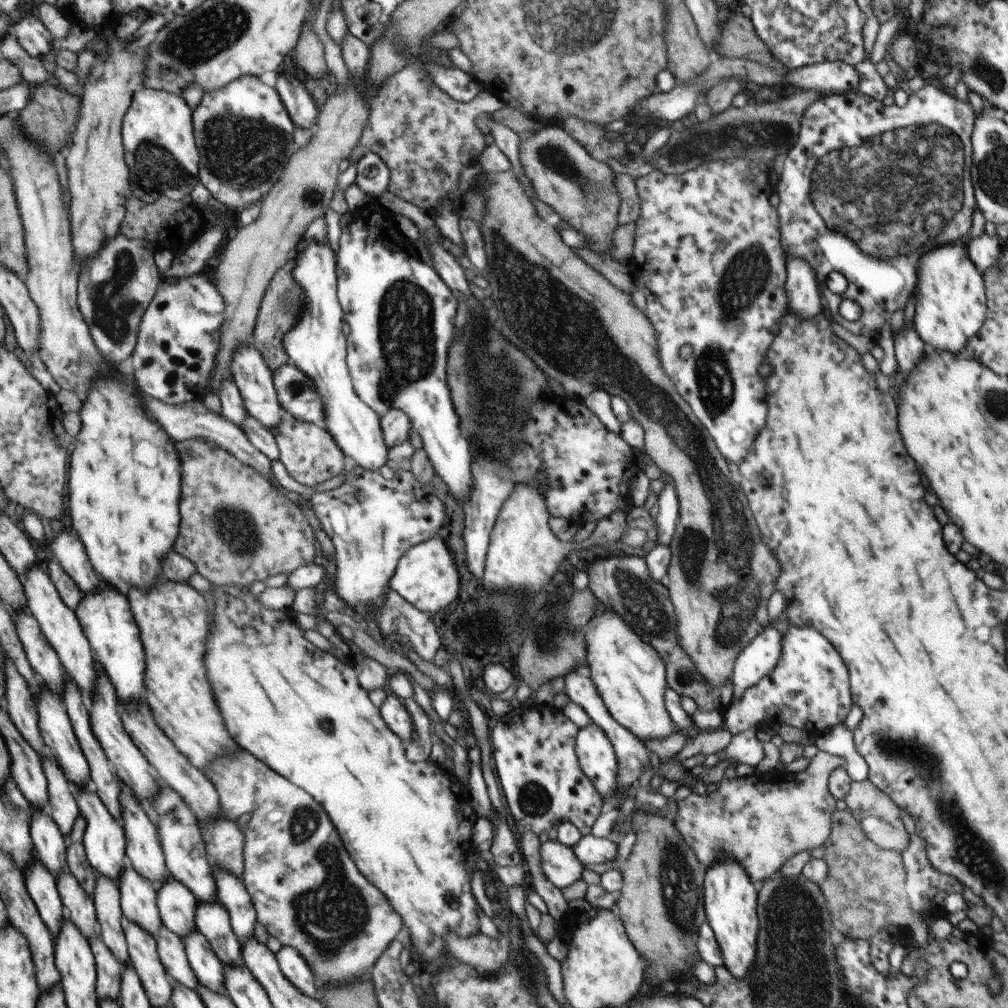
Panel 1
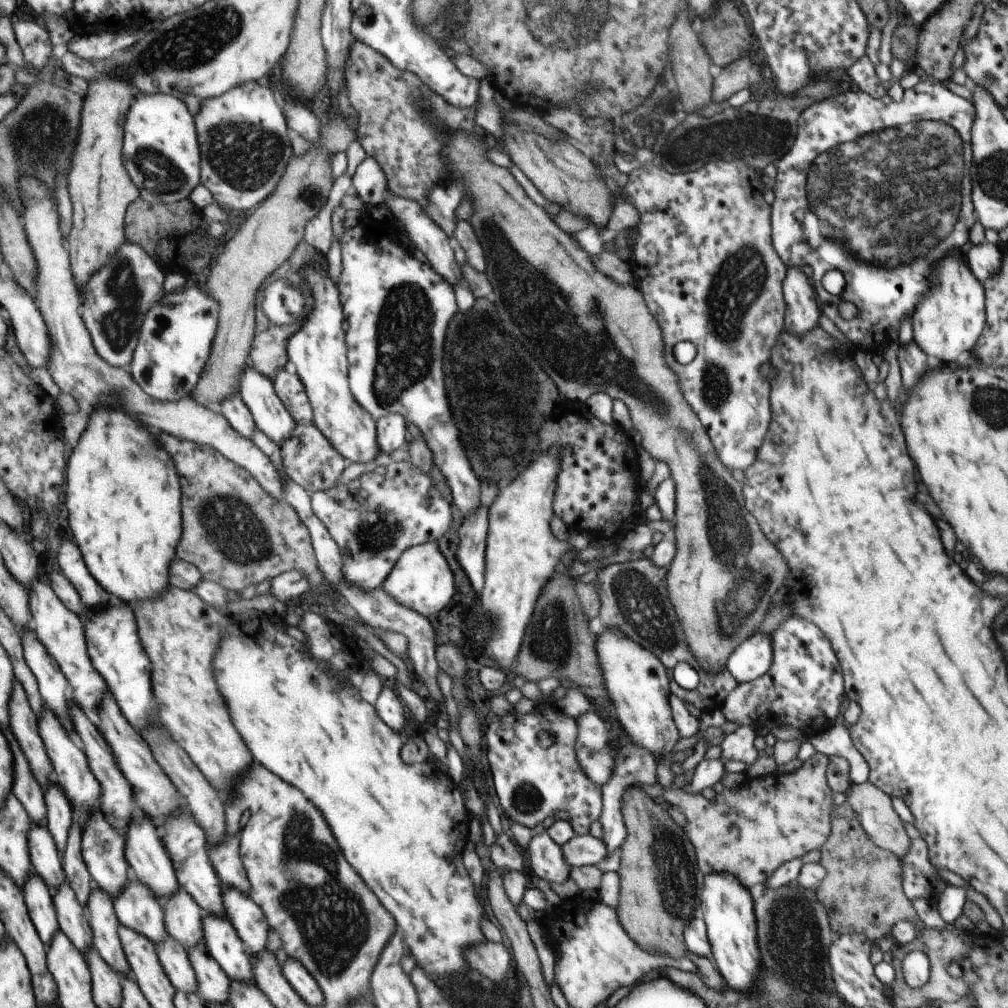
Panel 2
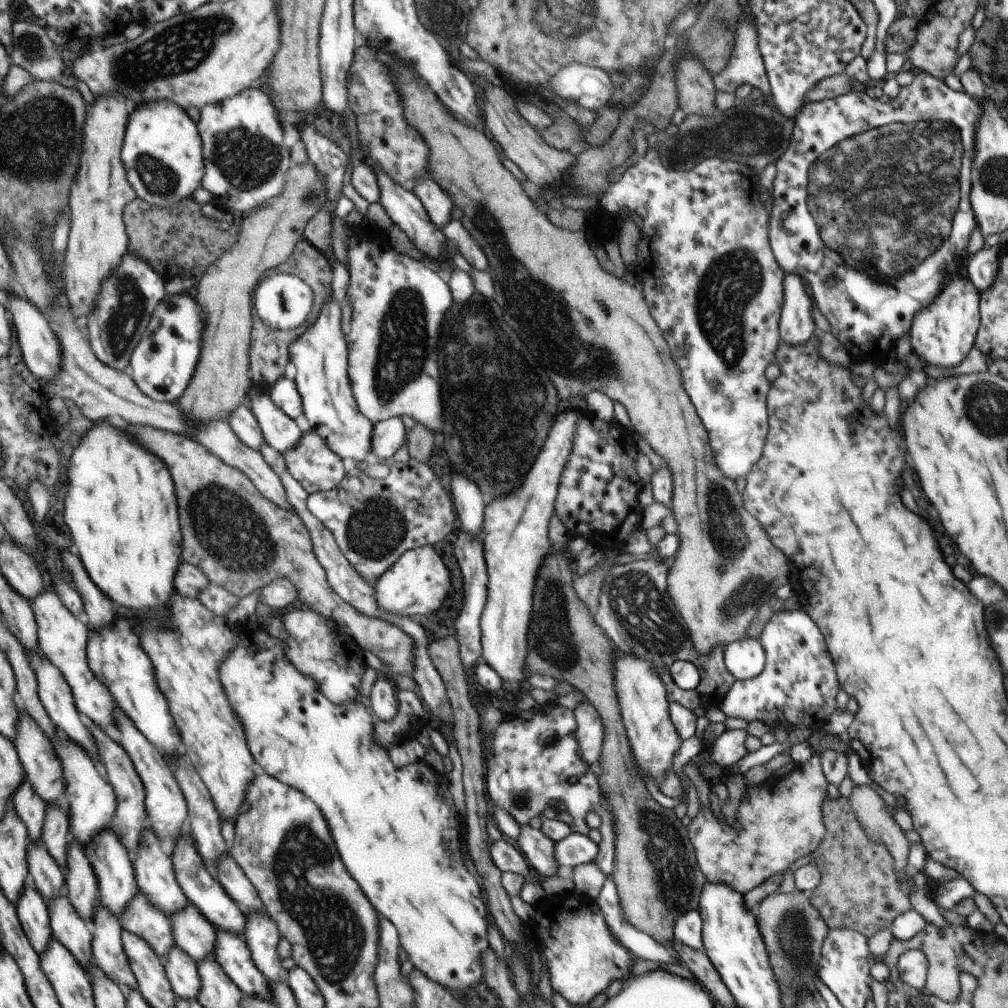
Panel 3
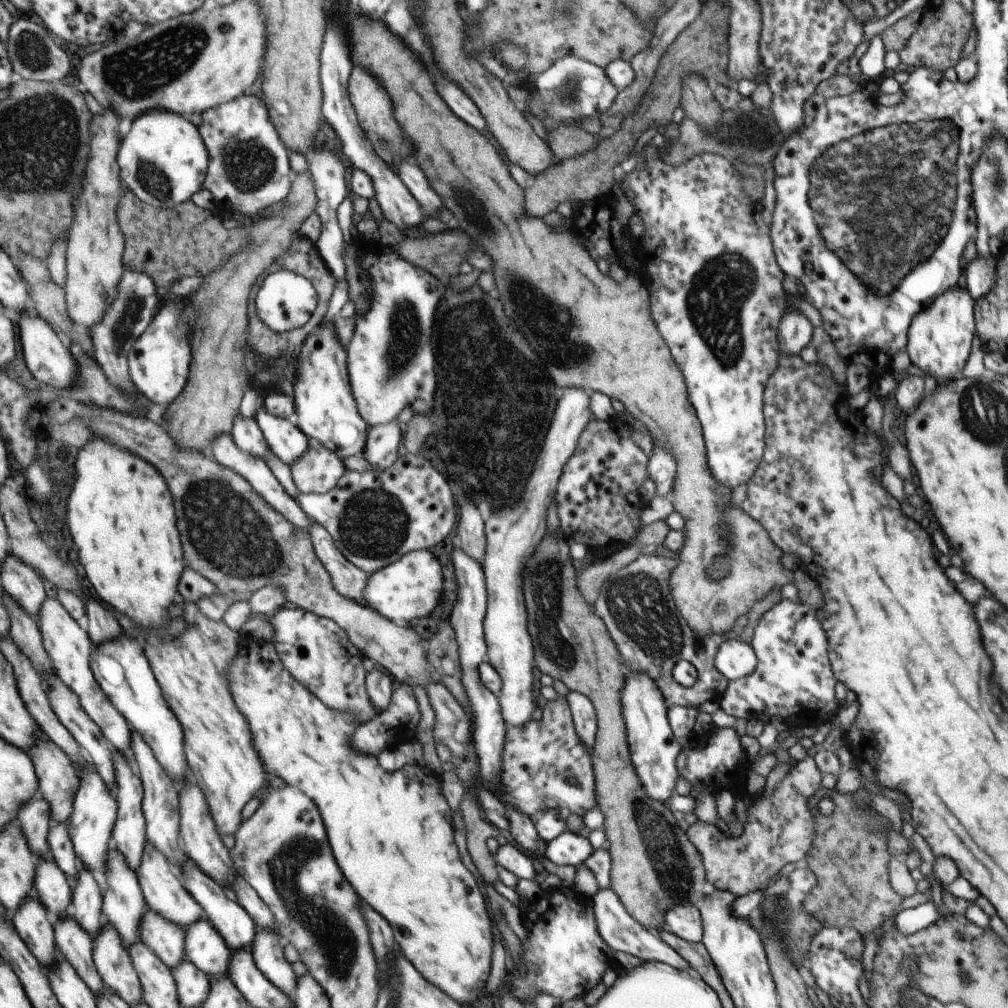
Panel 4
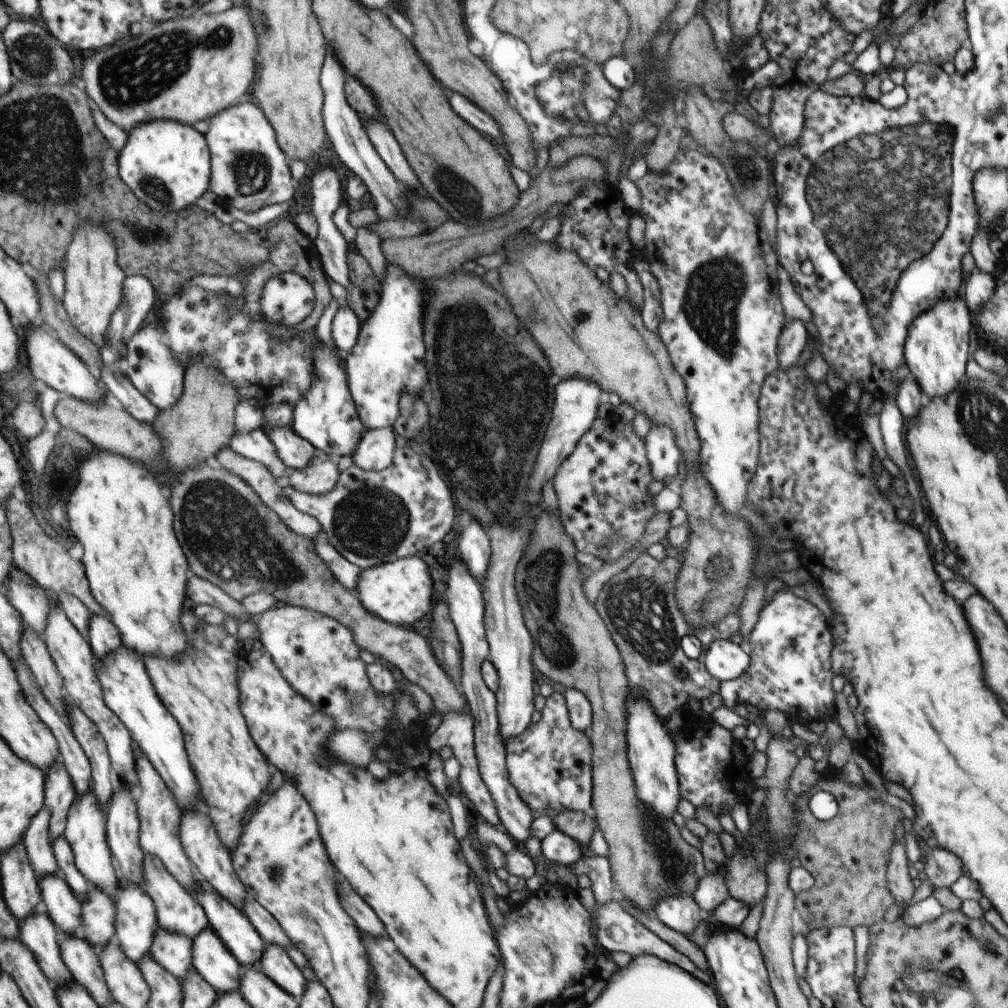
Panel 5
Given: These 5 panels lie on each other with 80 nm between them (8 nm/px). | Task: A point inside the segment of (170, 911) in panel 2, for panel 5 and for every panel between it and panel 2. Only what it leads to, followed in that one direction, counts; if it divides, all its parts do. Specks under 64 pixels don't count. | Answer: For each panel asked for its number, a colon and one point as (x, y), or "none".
3: (193, 931)
4: (204, 945)
5: (212, 958)

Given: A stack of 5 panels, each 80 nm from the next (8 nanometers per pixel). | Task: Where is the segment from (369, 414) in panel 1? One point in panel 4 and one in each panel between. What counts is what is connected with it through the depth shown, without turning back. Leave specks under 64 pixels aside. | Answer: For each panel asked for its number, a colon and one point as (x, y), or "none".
2: (319, 350)
3: (321, 356)
4: (328, 412)

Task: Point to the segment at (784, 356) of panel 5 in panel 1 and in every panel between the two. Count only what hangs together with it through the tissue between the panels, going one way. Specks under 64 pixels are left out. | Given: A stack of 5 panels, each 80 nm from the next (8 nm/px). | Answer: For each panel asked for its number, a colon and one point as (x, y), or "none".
1: (801, 287)
2: (802, 313)
3: (796, 325)
4: (795, 330)

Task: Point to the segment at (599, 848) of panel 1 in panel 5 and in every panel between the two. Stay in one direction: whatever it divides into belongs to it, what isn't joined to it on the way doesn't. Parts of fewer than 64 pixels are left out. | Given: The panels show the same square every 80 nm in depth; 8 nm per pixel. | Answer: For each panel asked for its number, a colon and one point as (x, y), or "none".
2: (580, 850)
3: (576, 849)
4: (572, 848)
5: (558, 848)

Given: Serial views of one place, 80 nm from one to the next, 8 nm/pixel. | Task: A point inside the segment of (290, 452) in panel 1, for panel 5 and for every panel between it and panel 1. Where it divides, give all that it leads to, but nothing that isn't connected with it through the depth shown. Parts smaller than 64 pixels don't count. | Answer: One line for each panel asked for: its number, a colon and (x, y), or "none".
2: (309, 458)
3: (314, 464)
4: (319, 470)
5: (322, 476)

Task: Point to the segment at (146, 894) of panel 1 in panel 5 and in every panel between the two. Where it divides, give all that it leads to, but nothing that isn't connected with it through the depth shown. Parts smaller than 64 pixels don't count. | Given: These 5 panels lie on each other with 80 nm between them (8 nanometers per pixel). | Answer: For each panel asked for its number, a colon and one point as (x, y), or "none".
2: (137, 907)
3: (142, 917)
4: (167, 939)
5: (174, 951)

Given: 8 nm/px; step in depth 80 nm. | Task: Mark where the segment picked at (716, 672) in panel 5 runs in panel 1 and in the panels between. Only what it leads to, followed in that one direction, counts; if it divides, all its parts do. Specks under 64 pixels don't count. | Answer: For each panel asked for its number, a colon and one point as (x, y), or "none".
1: (759, 657)
2: (749, 660)
3: (745, 658)
4: (734, 659)

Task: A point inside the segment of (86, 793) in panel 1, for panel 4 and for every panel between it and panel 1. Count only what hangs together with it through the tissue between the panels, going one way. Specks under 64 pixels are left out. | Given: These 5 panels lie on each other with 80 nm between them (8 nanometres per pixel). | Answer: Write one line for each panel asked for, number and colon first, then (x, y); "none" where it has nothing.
2: (105, 848)
3: (112, 862)
4: (125, 906)

